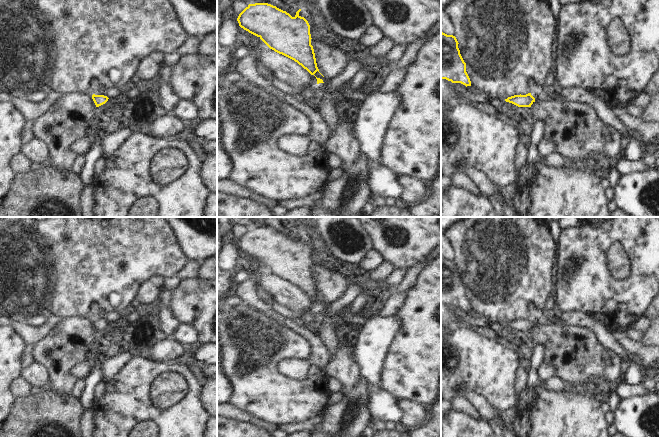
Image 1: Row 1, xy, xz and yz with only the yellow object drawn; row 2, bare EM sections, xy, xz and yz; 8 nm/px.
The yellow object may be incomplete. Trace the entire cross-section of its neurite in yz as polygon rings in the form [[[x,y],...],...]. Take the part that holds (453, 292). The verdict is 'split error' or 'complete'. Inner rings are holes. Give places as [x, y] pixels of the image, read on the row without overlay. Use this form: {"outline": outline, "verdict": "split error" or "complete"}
{"outline": [[[441,255],[441,303],[461,307],[466,311],[471,310],[466,287],[460,278],[458,268],[455,260]]], "verdict": "complete"}

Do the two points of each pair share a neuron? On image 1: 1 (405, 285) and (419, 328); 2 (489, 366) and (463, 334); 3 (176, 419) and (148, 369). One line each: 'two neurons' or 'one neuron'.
1: two neurons
2: one neuron
3: one neuron

